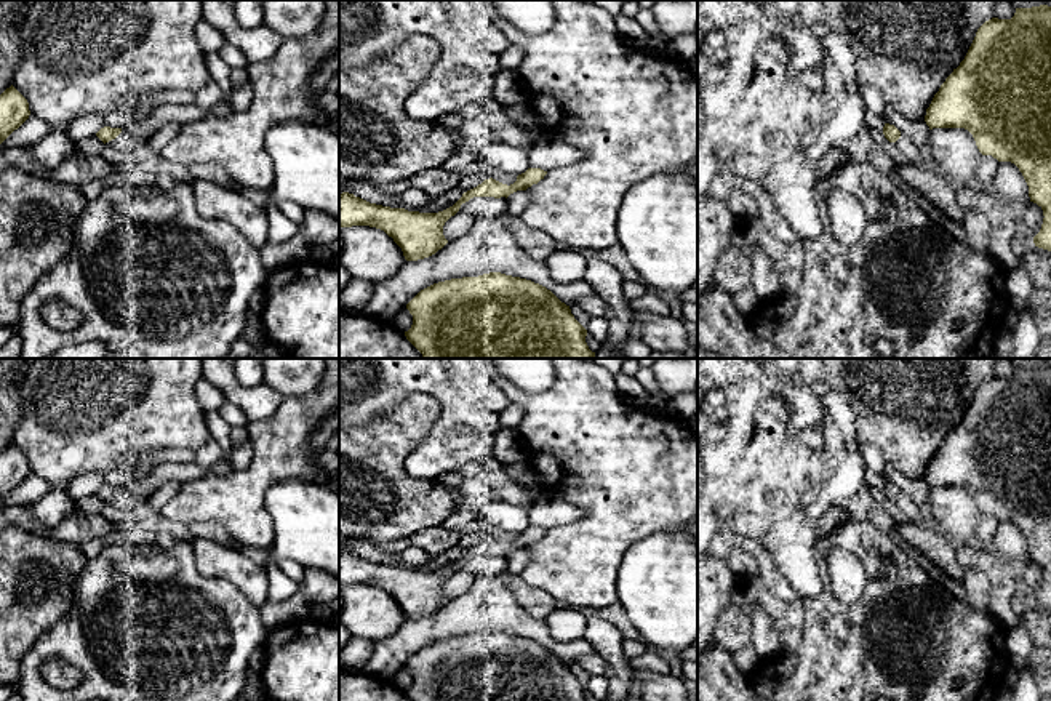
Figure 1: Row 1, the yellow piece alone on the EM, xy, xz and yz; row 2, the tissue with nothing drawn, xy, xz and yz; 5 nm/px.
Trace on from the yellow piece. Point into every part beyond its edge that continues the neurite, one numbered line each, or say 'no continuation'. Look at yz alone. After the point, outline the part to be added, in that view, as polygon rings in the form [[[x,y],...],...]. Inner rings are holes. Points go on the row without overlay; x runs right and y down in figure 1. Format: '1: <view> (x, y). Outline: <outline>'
no continuation

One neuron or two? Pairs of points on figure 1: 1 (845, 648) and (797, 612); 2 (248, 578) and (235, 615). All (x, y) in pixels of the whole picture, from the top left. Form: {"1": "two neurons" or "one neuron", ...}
{"1": "two neurons", "2": "two neurons"}

